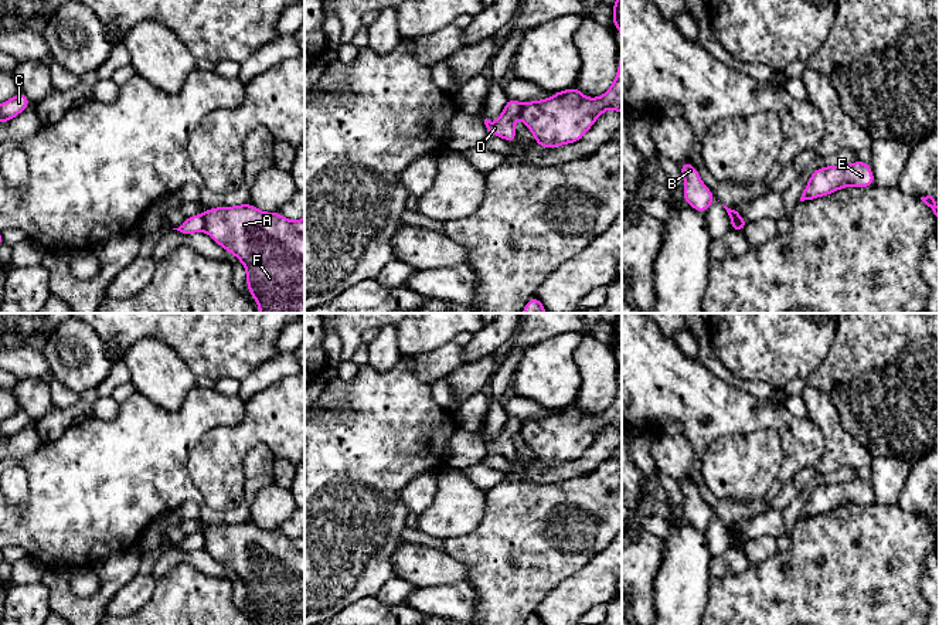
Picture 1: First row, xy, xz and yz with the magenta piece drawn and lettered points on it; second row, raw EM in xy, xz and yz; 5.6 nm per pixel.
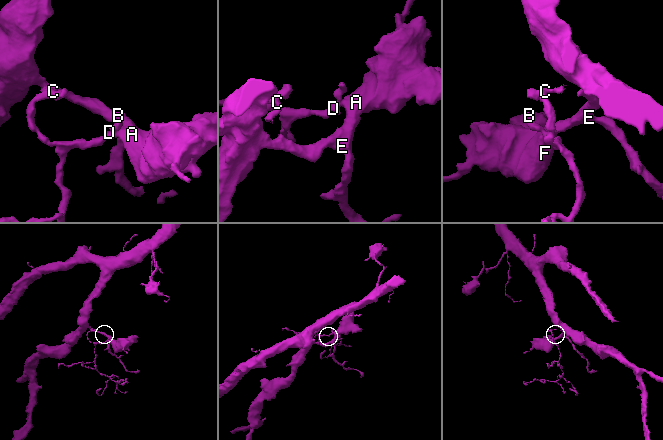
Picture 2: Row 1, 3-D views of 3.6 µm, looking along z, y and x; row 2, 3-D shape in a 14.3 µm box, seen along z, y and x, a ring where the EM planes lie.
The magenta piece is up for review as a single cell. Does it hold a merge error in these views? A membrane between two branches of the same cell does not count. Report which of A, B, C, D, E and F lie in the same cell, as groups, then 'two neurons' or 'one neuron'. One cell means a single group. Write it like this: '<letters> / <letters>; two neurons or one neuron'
A E F / B C D; two neurons

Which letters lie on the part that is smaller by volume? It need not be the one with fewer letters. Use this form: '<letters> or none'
B, C, D

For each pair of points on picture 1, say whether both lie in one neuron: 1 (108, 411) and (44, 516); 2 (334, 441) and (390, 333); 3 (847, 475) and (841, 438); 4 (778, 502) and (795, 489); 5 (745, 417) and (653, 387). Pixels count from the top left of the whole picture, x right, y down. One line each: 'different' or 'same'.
1: different
2: different
3: different
4: same
5: same

